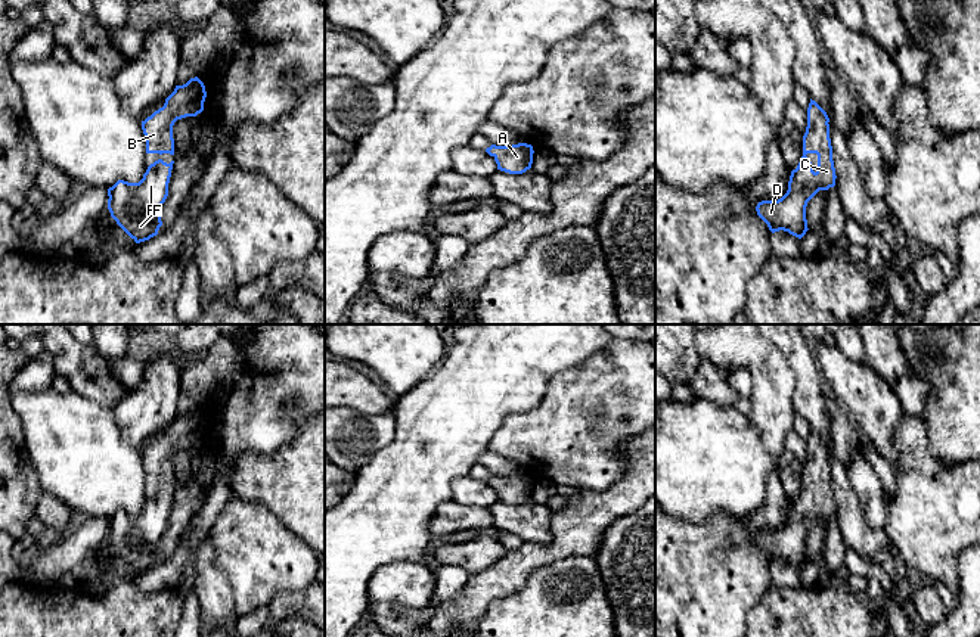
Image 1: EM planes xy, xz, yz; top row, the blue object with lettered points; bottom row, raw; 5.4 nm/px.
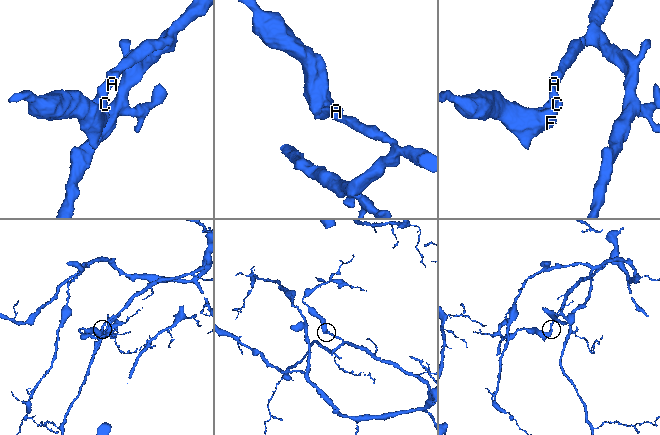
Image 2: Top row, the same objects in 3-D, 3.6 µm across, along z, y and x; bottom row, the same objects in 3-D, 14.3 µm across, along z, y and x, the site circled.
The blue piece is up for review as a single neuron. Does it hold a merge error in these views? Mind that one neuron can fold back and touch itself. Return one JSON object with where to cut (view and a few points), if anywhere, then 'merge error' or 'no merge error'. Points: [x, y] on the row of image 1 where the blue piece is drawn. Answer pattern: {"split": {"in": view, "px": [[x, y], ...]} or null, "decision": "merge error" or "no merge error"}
{"split": null, "decision": "no merge error"}

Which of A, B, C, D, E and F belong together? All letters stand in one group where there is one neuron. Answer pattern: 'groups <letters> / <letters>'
groups A B C D E F

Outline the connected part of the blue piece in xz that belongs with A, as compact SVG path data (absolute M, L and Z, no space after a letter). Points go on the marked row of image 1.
M527 143L512 146L491 145L486 152L494 158L497 170L509 174L522 174L530 170L534 153L533 146Z

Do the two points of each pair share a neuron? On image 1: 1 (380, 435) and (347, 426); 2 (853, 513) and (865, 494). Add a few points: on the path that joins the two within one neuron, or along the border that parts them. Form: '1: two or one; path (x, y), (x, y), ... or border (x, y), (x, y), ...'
1: one; path (372, 434), (354, 434)
2: two; border (847, 471), (864, 519), (871, 527), (883, 528)

